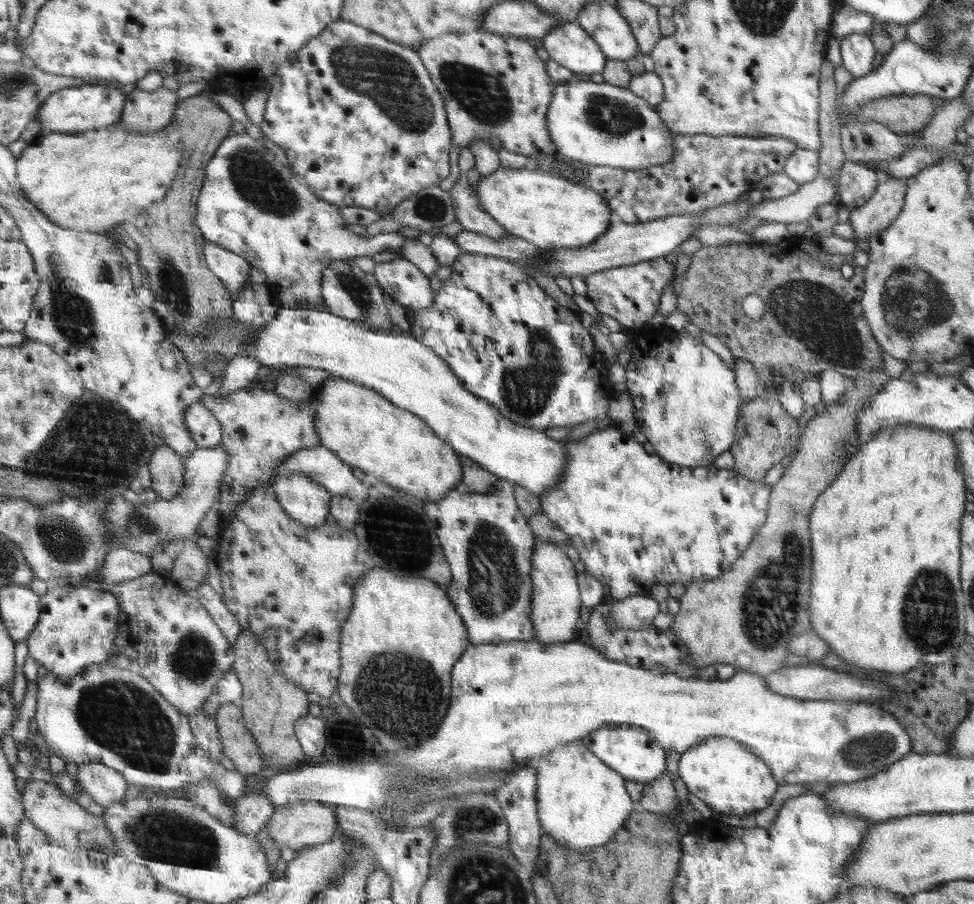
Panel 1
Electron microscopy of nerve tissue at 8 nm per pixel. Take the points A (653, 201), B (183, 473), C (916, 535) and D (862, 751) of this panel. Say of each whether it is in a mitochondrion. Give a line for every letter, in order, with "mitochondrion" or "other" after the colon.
A: other
B: other
C: other
D: mitochondrion

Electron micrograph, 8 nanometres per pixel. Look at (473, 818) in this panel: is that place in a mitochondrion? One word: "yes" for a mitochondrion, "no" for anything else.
yes

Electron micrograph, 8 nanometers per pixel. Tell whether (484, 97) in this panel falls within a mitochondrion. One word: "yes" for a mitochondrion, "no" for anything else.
yes

